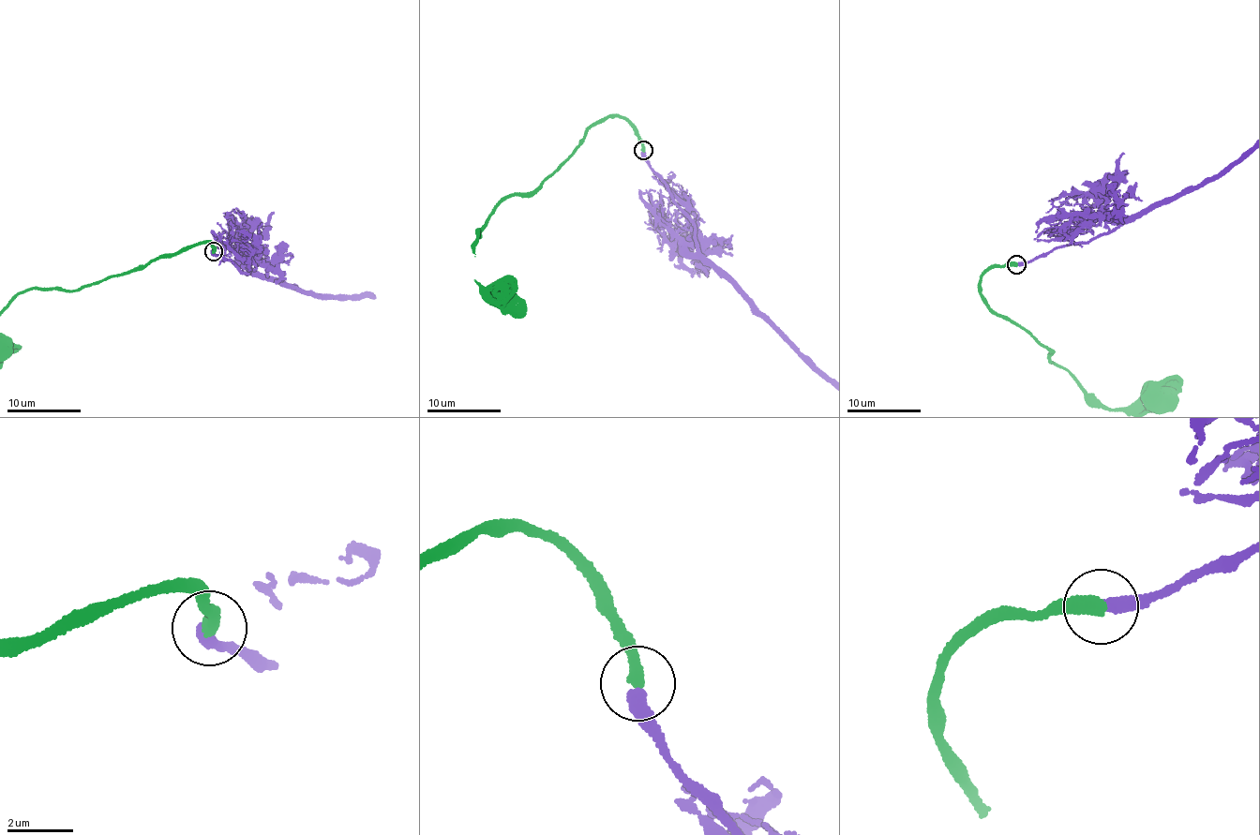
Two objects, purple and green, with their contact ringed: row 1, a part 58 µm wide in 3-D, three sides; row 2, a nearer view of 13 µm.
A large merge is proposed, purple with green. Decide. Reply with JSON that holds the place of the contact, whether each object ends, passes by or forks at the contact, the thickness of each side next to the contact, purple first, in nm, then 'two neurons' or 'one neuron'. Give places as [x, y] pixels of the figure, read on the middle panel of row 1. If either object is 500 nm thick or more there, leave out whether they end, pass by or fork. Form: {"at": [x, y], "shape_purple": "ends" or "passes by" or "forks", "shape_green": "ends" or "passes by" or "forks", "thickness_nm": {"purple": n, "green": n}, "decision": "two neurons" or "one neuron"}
{"at": [643, 150], "shape_purple": "ends", "shape_green": "ends", "thickness_nm": {"purple": 440, "green": 440}, "decision": "one neuron"}

